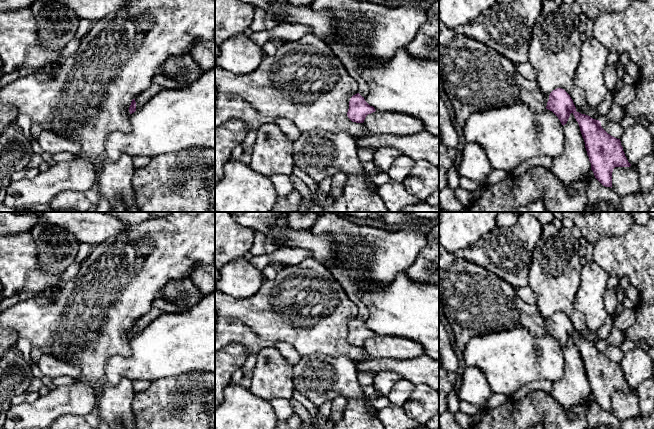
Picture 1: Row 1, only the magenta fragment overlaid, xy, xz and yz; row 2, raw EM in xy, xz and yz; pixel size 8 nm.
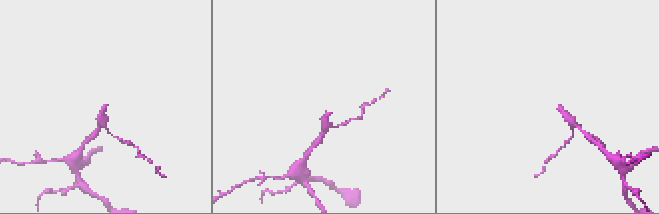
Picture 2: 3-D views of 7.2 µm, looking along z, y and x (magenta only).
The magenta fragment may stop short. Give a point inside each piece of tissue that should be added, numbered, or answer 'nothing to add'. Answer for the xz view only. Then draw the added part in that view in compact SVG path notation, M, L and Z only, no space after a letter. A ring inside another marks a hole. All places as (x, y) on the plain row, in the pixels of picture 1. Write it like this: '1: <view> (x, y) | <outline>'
1: xz (365, 256) | M321 213L312 226L315 235L328 234L333 238L334 259L324 266L340 283L349 299L358 307L358 317L362 321L369 318L370 311L359 298L358 290L369 286L389 286L394 277L407 271L415 262L419 251L427 243L427 235L435 221L428 224L414 222L396 230L374 228L347 221L334 213Z

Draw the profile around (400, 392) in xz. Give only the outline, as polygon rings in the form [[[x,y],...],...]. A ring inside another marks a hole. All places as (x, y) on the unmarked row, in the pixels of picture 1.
[[[402,379],[392,387],[386,397],[389,399],[391,404],[403,407],[413,392],[414,387],[415,385],[410,381]]]

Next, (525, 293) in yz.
[[[529,286],[515,288],[517,296],[528,304],[536,305],[536,296]]]

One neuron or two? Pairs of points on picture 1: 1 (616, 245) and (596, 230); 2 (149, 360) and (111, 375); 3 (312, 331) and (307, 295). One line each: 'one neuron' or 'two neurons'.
1: two neurons
2: one neuron
3: one neuron

